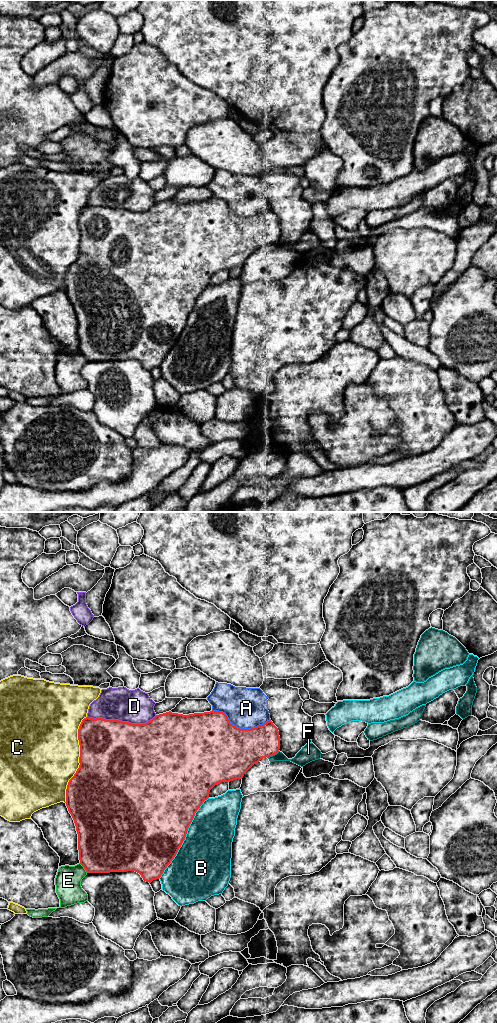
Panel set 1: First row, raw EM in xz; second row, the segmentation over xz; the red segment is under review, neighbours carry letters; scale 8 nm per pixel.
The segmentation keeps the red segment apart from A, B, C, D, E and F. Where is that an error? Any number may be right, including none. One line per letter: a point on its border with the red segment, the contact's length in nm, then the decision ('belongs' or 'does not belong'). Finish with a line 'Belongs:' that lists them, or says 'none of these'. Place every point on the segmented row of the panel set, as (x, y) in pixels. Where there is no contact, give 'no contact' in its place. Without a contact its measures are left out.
A: meets red in xz at (239, 728); contact 480 nm long; does not belong
B: meets red in xz at (184, 838); contact 750 nm long; does not belong
C: meets red in xz at (79, 759); contact 700 nm long; does not belong
D: meets red in xz at (121, 721); contact 550 nm long; does not belong
E: meets red in xz at (84, 868); contact 100 nm long; does not belong
F: meets red in xz at (273, 754); contact 120 nm long; does not belong
Belongs: none of these

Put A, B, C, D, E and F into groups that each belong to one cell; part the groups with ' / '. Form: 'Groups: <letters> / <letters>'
Groups: A / B / C / D / E / F

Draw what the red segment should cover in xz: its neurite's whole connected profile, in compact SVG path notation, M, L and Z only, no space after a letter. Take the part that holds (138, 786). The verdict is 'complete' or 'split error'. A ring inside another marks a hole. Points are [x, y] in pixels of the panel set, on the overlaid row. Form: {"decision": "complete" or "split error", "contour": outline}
{"decision": "complete", "contour": "M171 711L156 715L145 724L131 724L119 720L106 720L103 718L89 718L82 720L78 729L80 745L79 768L69 780L66 789L66 806L71 814L78 834L78 850L80 864L87 873L110 873L135 871L141 875L144 881L151 883L159 879L164 870L176 856L179 848L185 840L188 828L205 800L209 798L210 790L221 782L230 782L242 779L244 774L261 759L273 756L279 752L280 736L278 728L271 720L263 725L251 729L240 729L232 725L223 712L210 711L183 715Z"}

